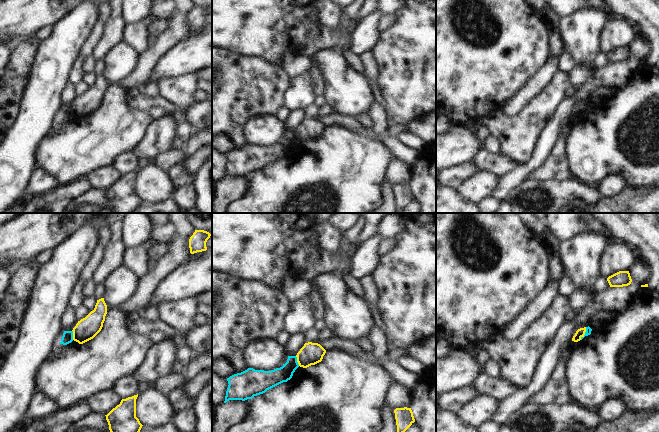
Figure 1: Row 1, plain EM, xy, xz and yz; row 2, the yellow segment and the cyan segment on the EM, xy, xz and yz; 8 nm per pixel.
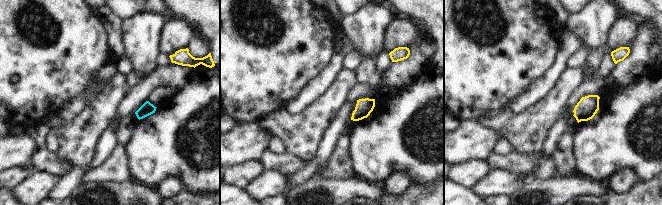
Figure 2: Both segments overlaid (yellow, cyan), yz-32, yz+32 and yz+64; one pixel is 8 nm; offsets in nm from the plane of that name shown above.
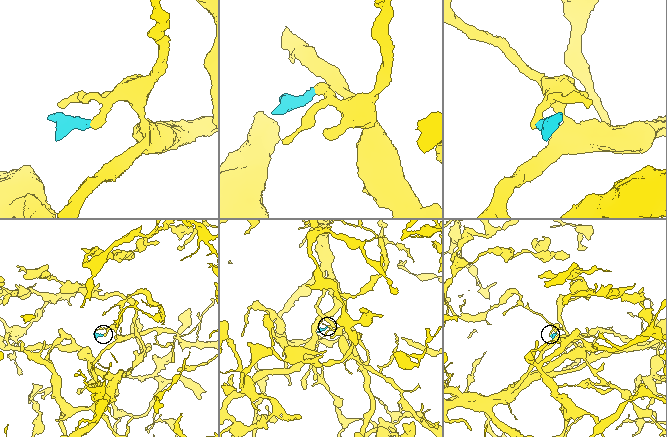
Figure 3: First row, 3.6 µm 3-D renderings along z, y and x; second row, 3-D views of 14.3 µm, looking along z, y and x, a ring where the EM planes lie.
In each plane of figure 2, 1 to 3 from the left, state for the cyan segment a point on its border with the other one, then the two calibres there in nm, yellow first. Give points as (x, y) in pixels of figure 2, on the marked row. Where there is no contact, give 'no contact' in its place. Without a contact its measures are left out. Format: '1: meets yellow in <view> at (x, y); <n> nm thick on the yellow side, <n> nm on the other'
1: no contact
2: no contact
3: no contact

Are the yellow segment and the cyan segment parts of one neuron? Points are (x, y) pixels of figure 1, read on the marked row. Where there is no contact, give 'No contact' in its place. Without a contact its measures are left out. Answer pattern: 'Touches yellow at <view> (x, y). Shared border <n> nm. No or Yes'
Touches yellow at xz (297, 361). Shared border 90 nm. No

